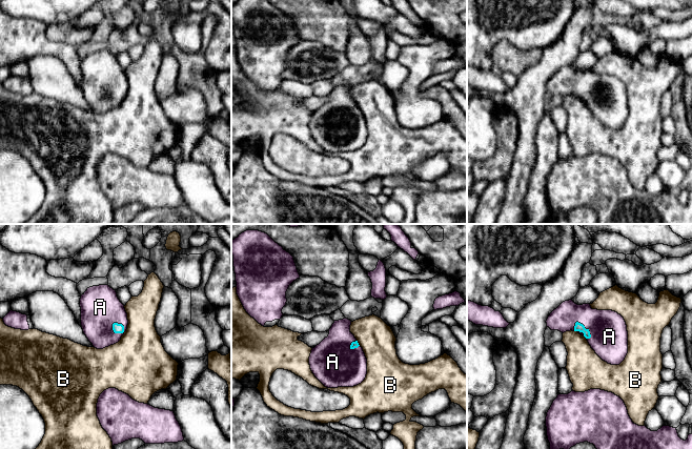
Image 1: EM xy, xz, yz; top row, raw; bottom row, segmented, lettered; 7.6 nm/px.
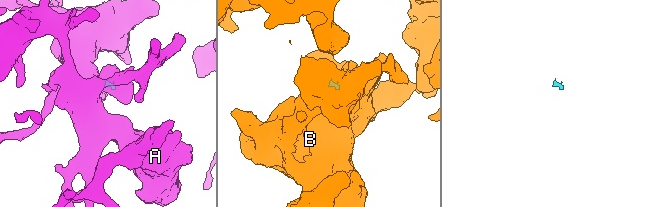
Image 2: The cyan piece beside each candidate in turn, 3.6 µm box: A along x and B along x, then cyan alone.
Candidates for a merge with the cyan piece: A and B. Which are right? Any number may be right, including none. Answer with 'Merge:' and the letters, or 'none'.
Merge: A

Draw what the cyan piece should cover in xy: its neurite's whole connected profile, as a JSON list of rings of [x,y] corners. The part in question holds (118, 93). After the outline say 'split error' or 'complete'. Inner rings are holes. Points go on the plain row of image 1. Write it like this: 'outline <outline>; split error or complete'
outline [[[108,49],[87,53],[81,60],[81,90],[93,110],[103,114],[118,107],[127,94],[124,69]]]; split error

